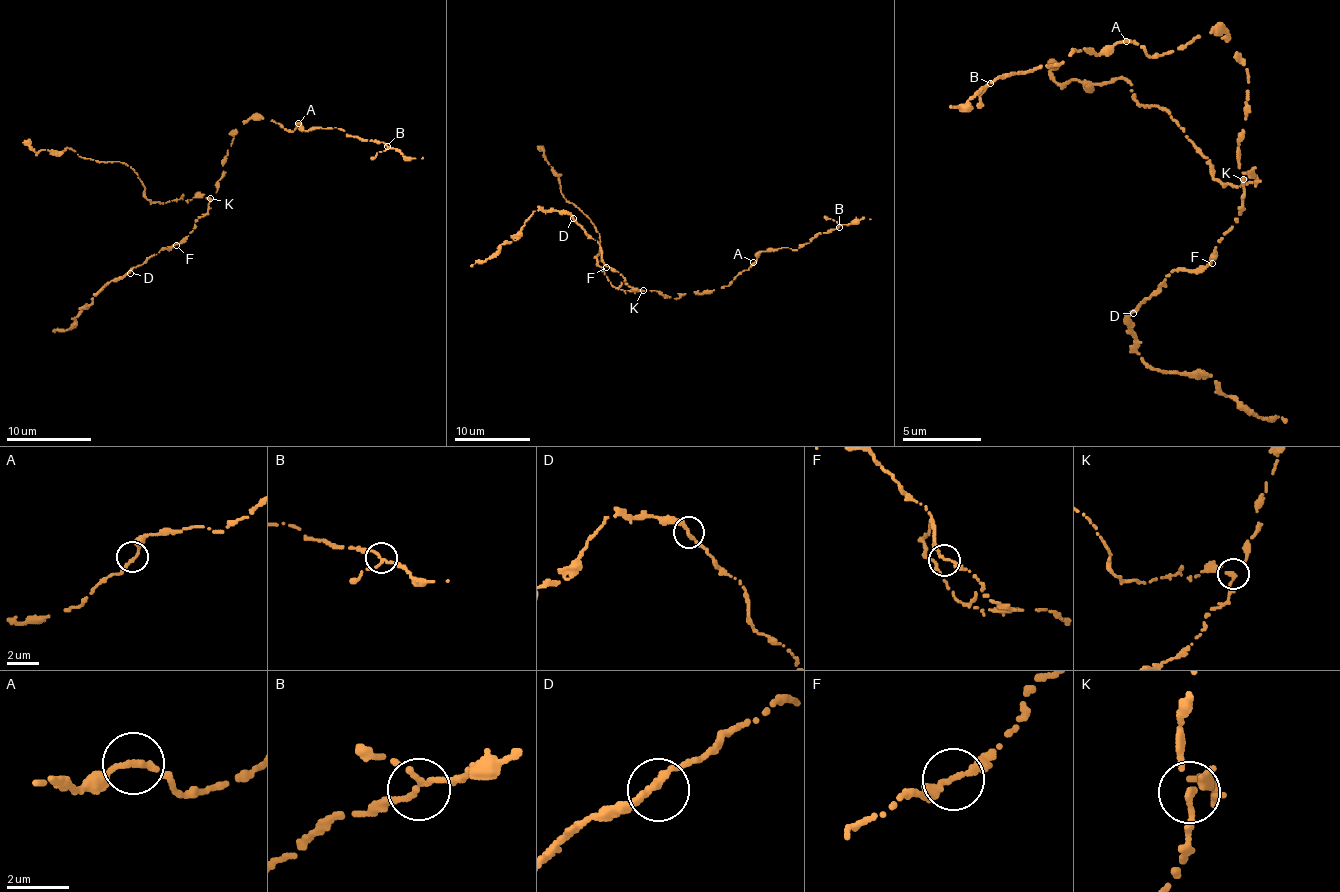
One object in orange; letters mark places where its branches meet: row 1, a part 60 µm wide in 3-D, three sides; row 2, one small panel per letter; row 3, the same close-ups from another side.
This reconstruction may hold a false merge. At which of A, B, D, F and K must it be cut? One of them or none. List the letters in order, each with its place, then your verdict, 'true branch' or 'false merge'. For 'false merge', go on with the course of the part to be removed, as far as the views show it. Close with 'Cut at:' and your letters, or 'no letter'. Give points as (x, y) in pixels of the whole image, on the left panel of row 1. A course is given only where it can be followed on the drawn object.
A: at (298, 123); true branch
B: at (387, 146); true branch
D: at (130, 273); true branch
F: at (176, 245); true branch
K: at (210, 198); false merge; foreign part runs (210, 198), (151, 202), (125, 163), (83, 159), (68, 148), (35, 151), (24, 141)
Cut at: K

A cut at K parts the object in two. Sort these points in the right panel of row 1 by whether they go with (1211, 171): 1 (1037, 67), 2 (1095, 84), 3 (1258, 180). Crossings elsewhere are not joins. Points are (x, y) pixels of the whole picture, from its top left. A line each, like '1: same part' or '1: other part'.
1: other part
2: same part
3: same part

